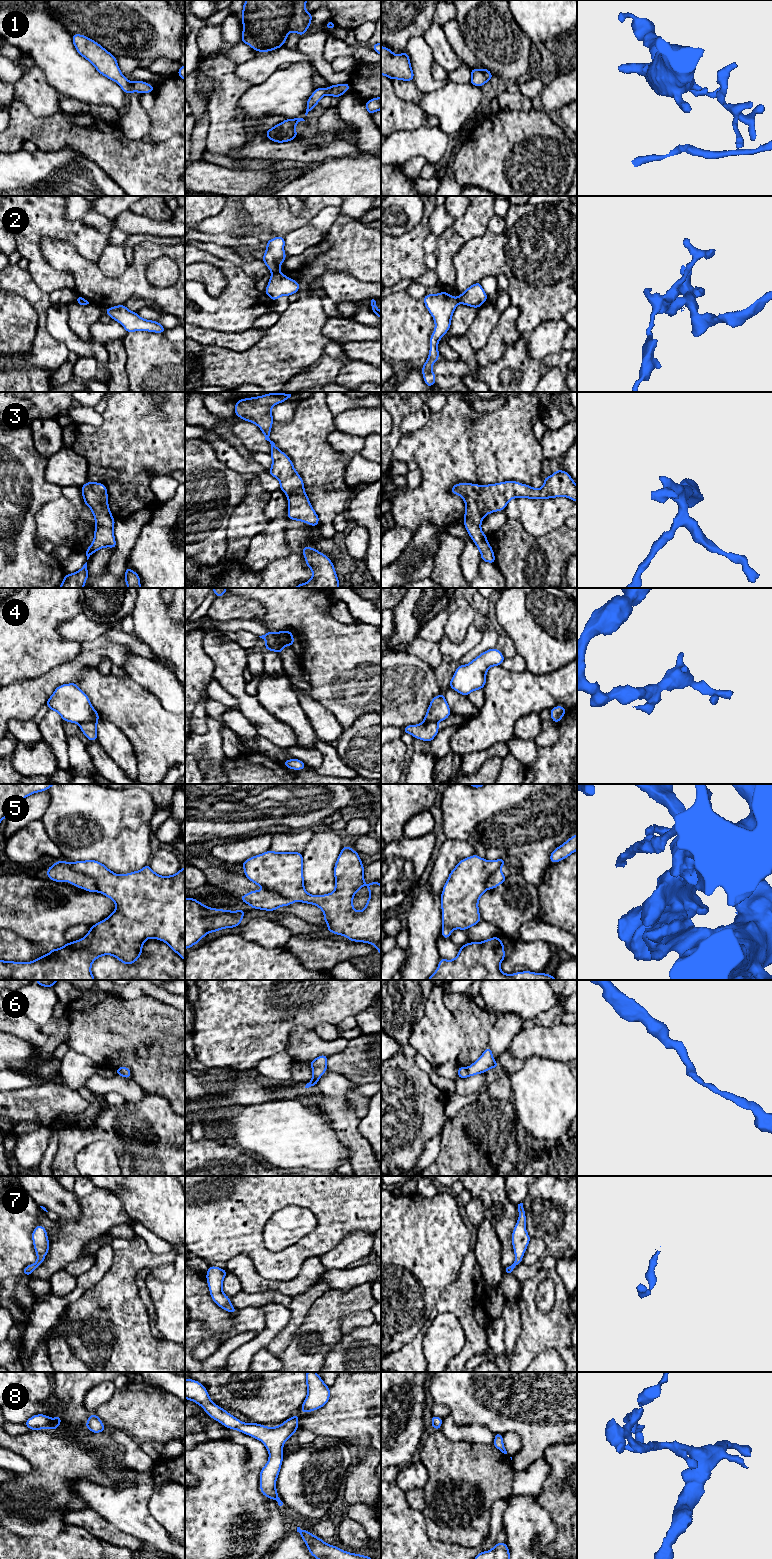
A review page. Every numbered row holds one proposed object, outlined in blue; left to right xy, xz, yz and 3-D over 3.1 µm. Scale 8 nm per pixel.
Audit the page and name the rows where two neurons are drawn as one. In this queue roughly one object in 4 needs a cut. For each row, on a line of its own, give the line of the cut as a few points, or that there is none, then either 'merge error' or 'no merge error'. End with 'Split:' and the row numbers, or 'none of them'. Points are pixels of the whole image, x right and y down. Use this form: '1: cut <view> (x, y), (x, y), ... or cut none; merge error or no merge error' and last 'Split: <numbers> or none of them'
1: cut none; no merge error
2: cut xz (279, 270), (272, 273); merge error
3: cut none; no merge error
4: cut xy (96, 722), (81, 722), (79, 724); merge error
5: cut xy (68, 863), (75, 870), (90, 876), (95, 882), (97, 891); merge error
6: cut none; no merge error
7: cut none; no merge error
8: cut none; no merge error
Split: 2, 4, 5

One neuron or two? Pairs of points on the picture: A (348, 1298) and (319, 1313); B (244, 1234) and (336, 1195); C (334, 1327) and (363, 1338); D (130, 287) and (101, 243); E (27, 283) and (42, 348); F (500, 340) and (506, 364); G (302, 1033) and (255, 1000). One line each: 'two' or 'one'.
A: one
B: one
C: two
D: two
E: one
F: two
G: two

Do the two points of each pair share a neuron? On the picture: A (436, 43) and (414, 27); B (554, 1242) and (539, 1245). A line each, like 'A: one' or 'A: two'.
A: two
B: two

